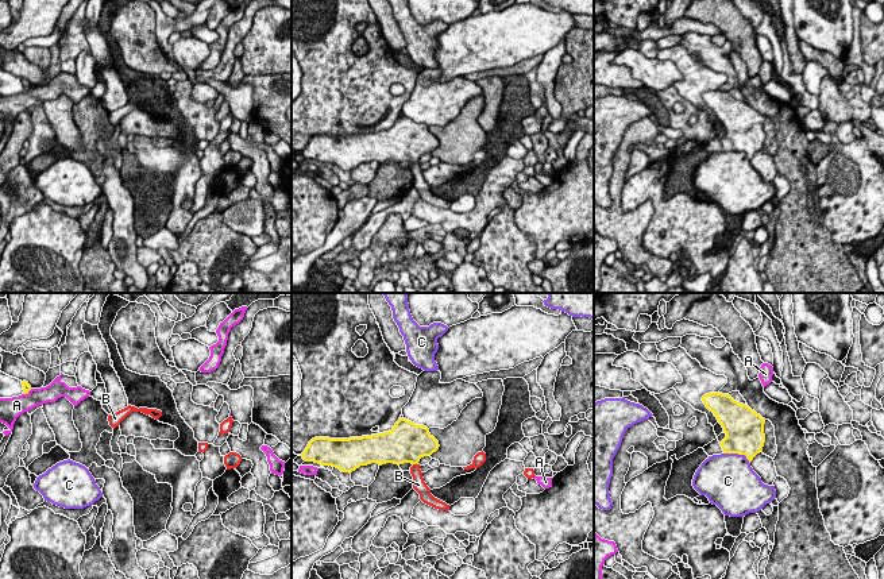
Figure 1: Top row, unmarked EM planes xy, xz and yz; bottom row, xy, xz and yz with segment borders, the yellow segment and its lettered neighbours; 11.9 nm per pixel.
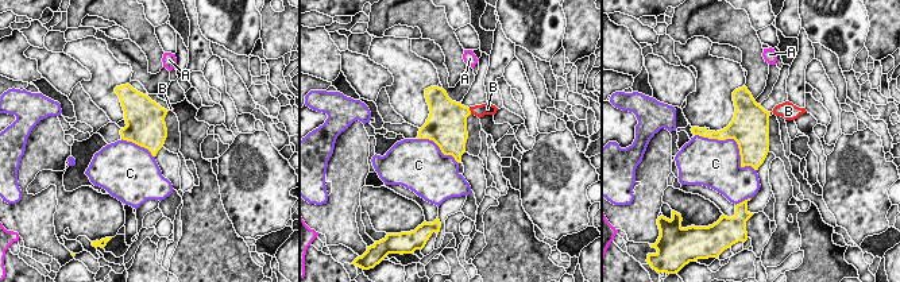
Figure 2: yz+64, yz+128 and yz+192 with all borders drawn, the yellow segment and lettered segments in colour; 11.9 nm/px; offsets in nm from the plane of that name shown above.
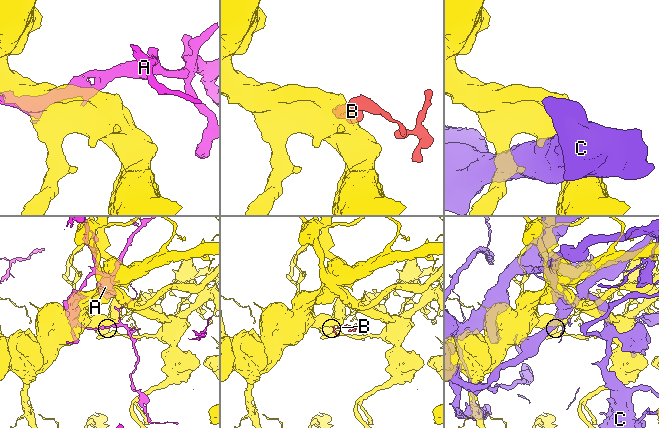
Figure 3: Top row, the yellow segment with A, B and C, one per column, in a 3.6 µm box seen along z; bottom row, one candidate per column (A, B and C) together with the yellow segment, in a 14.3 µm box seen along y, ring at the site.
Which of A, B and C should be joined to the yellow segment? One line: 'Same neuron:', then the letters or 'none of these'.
Same neuron: B

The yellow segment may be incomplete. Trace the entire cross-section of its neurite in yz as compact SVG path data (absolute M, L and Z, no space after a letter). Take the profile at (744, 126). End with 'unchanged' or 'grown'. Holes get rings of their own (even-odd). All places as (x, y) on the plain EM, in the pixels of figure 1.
M709 90L702 94L702 99L726 131L719 140L723 151L745 153L750 161L763 150L765 116L749 104L734 99L729 92Z; unchanged

